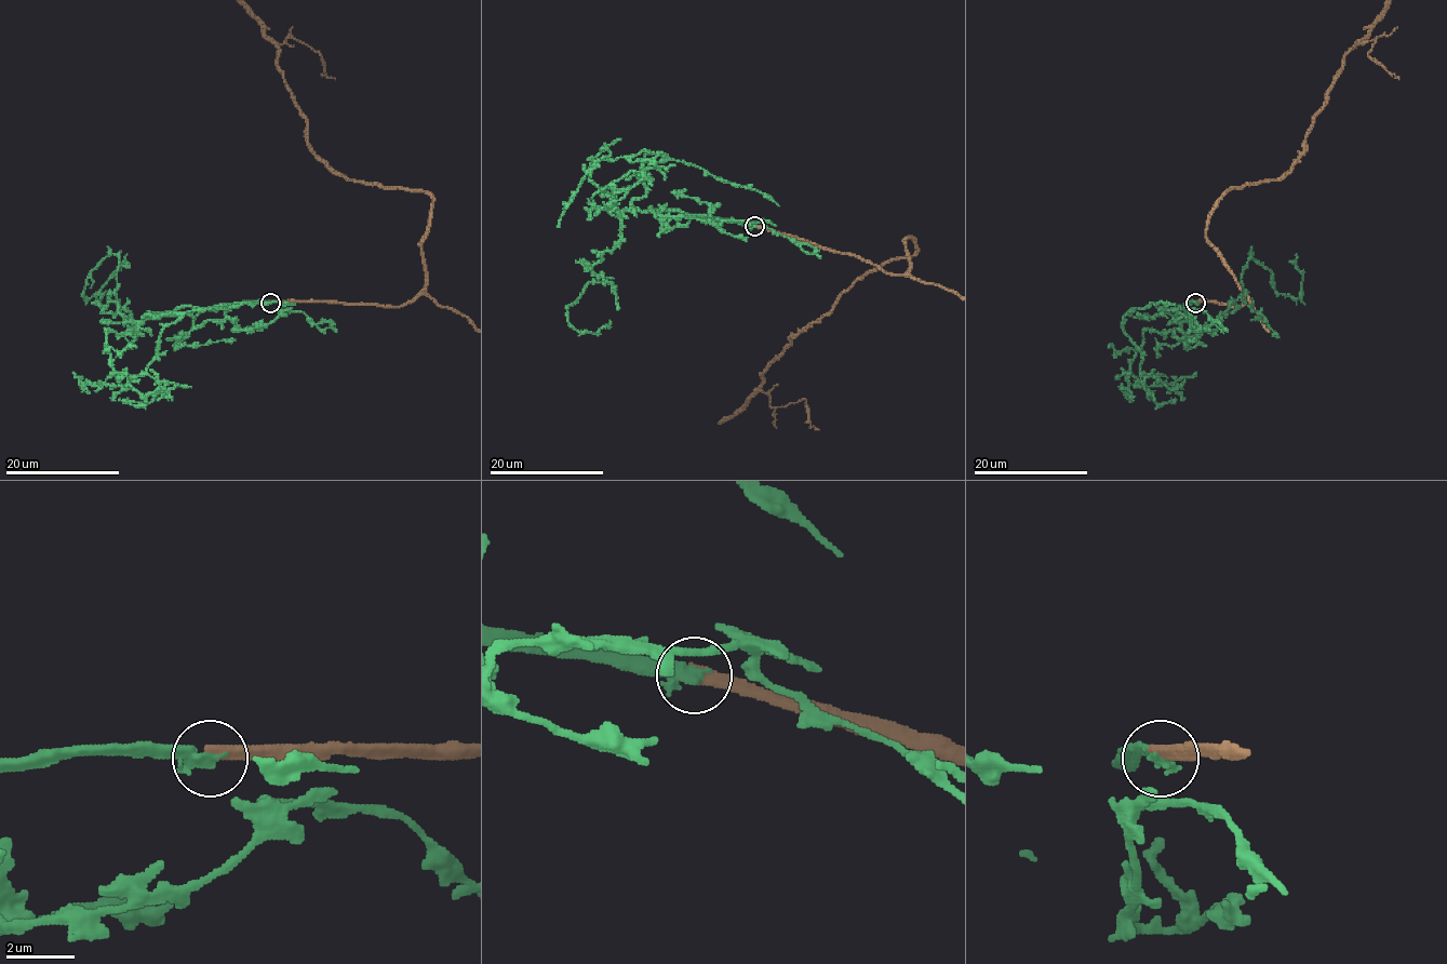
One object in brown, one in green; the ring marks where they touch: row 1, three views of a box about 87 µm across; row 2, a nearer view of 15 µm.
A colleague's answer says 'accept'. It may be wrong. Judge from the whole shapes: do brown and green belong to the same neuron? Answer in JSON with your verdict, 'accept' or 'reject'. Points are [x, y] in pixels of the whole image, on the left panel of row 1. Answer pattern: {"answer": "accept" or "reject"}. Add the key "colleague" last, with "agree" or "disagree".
{"answer": "accept", "colleague": "agree"}

